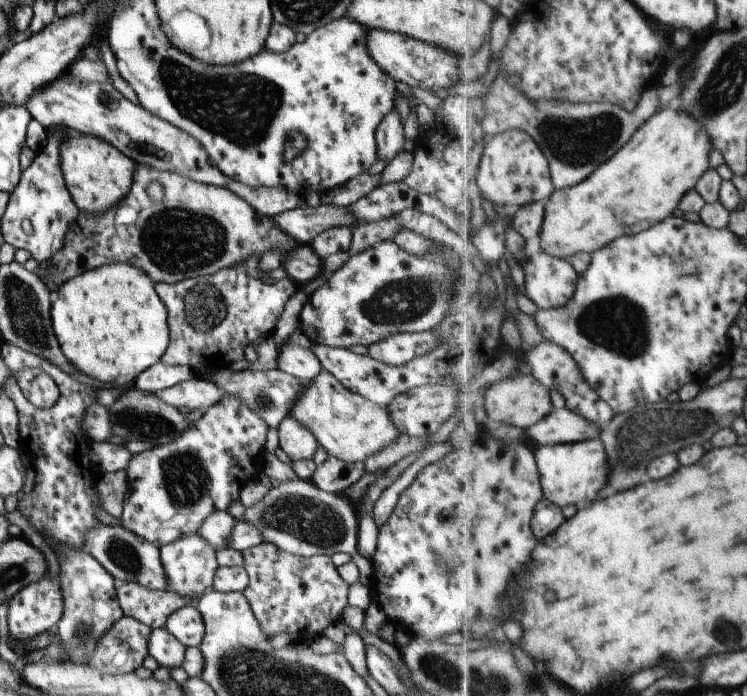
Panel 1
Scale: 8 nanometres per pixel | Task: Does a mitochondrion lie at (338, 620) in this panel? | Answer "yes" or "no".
no

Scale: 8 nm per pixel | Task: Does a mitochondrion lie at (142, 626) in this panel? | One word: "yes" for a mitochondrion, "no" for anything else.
no

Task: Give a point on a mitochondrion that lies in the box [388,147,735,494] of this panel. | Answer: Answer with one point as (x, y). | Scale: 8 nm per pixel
(619, 325)

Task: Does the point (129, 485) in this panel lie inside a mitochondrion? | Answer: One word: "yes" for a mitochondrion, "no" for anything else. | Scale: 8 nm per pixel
no

